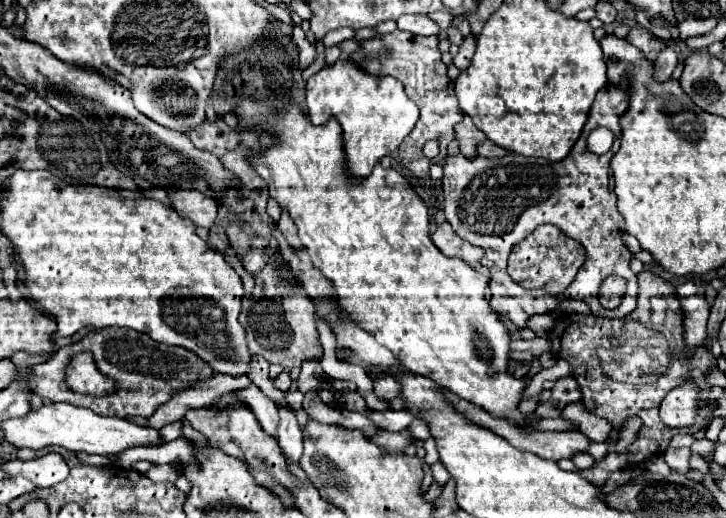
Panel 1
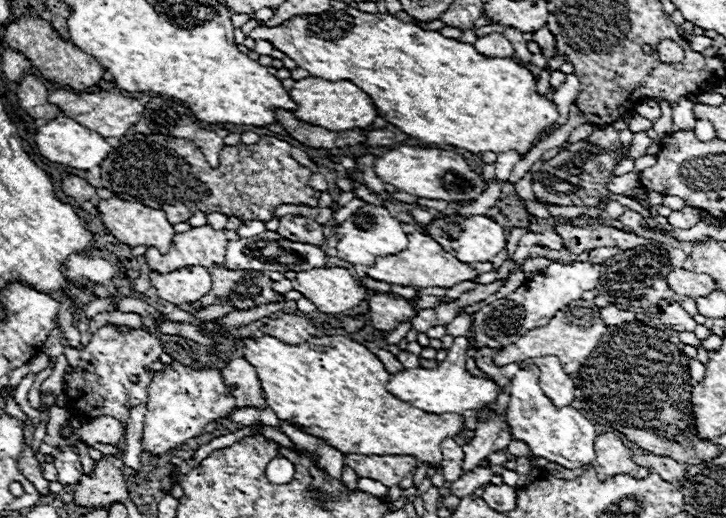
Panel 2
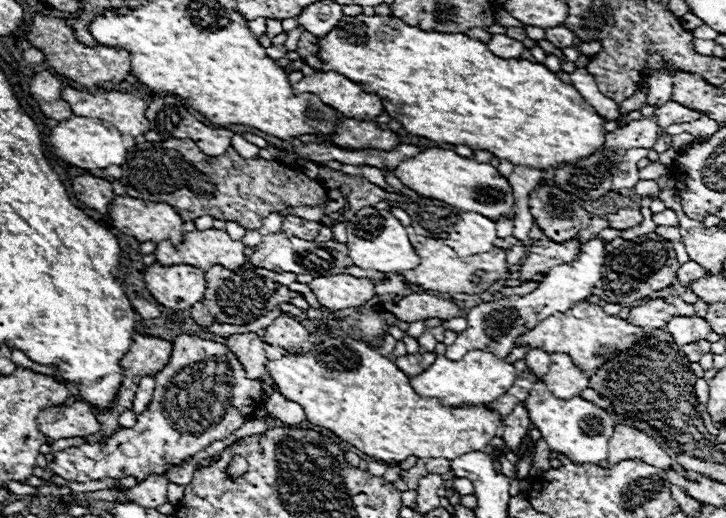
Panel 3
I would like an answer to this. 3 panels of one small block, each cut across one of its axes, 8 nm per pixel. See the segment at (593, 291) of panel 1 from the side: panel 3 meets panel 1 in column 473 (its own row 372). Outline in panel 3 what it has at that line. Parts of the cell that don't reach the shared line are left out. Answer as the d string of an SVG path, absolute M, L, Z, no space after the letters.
M190 334L178 336L178 340L172 344L172 354L168 364L154 376L156 388L152 402L144 414L138 416L136 424L132 428L122 428L116 432L108 442L98 444L80 444L70 446L54 454L54 460L48 464L50 470L70 482L92 482L102 478L126 478L134 476L138 480L144 480L148 474L164 474L168 466L178 466L186 458L194 456L196 452L204 450L214 440L224 440L234 430L238 430L246 418L252 416L252 412L262 404L262 388L260 380L248 380L242 364L238 358L218 342L200 340Z

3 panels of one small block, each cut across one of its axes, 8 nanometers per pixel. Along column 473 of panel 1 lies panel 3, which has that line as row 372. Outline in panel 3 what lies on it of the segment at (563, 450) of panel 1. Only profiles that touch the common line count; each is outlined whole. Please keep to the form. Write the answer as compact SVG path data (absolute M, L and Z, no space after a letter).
M436 352L428 354L406 354L400 358L394 358L394 364L406 374L406 376L418 376L436 360Z

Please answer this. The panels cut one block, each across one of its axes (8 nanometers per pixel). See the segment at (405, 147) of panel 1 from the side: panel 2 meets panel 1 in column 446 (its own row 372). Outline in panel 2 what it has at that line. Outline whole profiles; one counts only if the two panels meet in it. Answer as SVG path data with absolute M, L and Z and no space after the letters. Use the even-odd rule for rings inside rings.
M102 326L92 334L92 342L86 346L86 358L90 356L92 362L82 362L72 376L68 376L66 384L66 402L68 410L78 414L80 418L98 418L98 416L112 416L120 422L130 418L130 408L138 404L146 404L146 390L152 382L154 374L148 374L144 366L158 360L162 352L162 344L156 336L144 330L132 330L130 334L122 336L112 326ZM92 364L92 368L88 366ZM130 376L138 376L138 384L130 382Z

